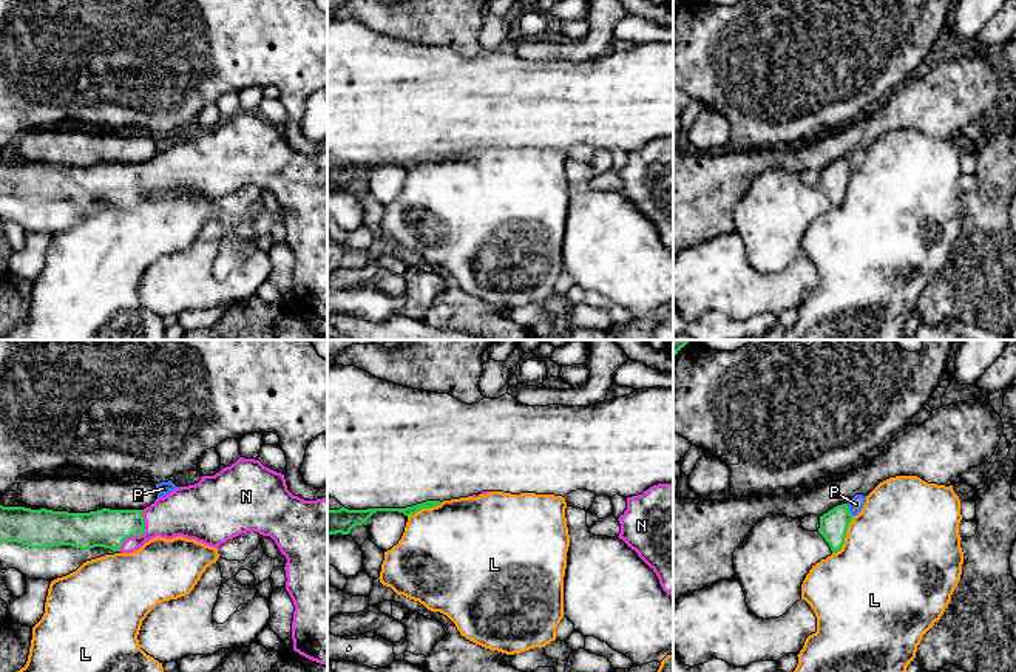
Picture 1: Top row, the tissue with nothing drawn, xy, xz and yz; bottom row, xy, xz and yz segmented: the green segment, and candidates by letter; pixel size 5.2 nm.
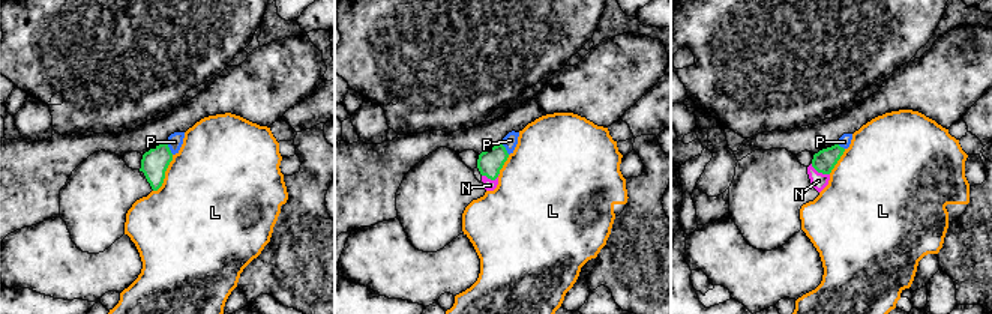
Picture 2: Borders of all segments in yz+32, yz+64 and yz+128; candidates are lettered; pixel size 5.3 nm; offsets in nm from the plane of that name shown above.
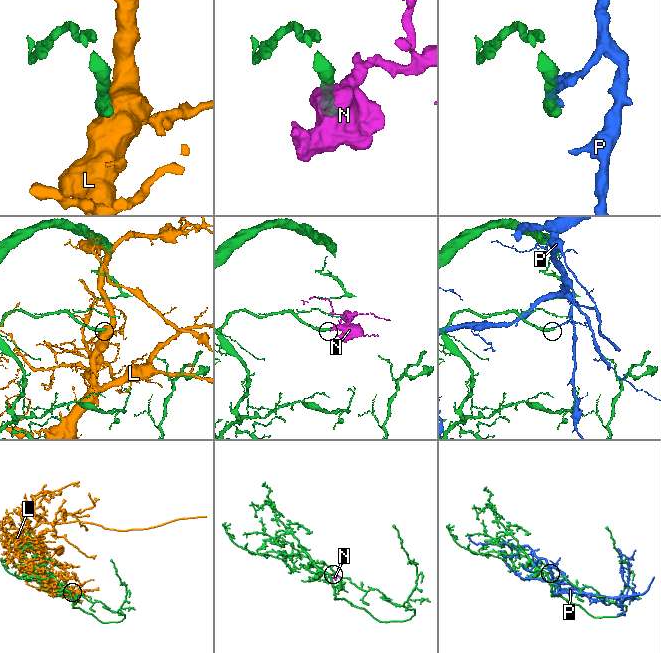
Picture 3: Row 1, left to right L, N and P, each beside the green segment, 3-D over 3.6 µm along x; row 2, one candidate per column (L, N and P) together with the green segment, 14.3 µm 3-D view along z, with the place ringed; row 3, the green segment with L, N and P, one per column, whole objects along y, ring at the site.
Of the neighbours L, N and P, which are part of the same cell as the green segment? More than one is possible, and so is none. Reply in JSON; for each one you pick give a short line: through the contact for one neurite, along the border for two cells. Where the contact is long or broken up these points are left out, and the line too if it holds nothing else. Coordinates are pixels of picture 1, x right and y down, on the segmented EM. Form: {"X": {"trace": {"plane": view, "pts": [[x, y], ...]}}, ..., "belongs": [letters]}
{"N": {"trace": {"plane": "xy", "pts": [[108, 529], [139, 535], [156, 519], [181, 513]]}}, "belongs": ["N"]}

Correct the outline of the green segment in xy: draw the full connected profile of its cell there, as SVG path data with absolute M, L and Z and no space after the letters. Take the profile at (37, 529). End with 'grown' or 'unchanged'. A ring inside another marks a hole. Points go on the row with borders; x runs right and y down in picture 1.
M239 457L215 476L202 476L195 485L178 487L144 510L102 508L90 513L31 510L0 505L0 542L17 542L31 548L71 545L133 553L150 539L182 536L218 548L246 531L270 536L286 556L286 590L295 612L292 621L293 650L327 664L327 497L304 501L293 496L284 474L259 460Z | grown

